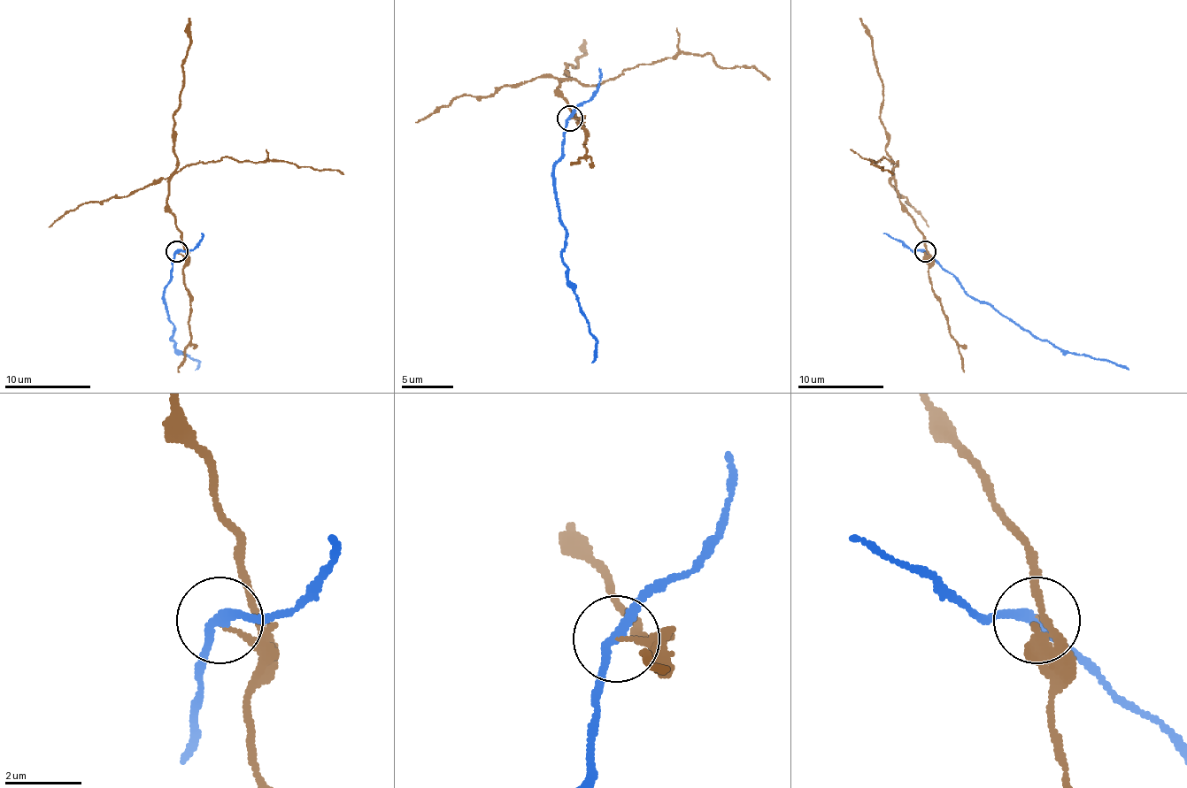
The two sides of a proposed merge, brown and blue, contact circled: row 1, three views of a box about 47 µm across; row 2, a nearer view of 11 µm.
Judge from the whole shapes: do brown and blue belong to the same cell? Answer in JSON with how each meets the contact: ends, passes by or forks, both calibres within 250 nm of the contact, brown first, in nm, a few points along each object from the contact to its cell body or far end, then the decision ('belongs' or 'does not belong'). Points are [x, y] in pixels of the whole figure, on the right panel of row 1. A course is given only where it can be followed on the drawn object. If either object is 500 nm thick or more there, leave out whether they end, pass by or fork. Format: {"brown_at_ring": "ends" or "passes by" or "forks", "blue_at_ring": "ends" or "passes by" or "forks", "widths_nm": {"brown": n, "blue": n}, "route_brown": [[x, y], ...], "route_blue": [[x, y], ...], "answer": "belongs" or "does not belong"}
{"brown_at_ring": "ends", "blue_at_ring": "passes by", "widths_nm": {"brown": 110, "blue": 240}, "route_brown": [[926, 252], [923, 233], [897, 192], [893, 168], [897, 164], [885, 157], [872, 162], [893, 174]], "route_blue": [[926, 252], [953, 276], [968, 295], [998, 310], [1037, 338], [1075, 355], [1087, 355], [1111, 362], [1128, 371]], "answer": "does not belong"}

